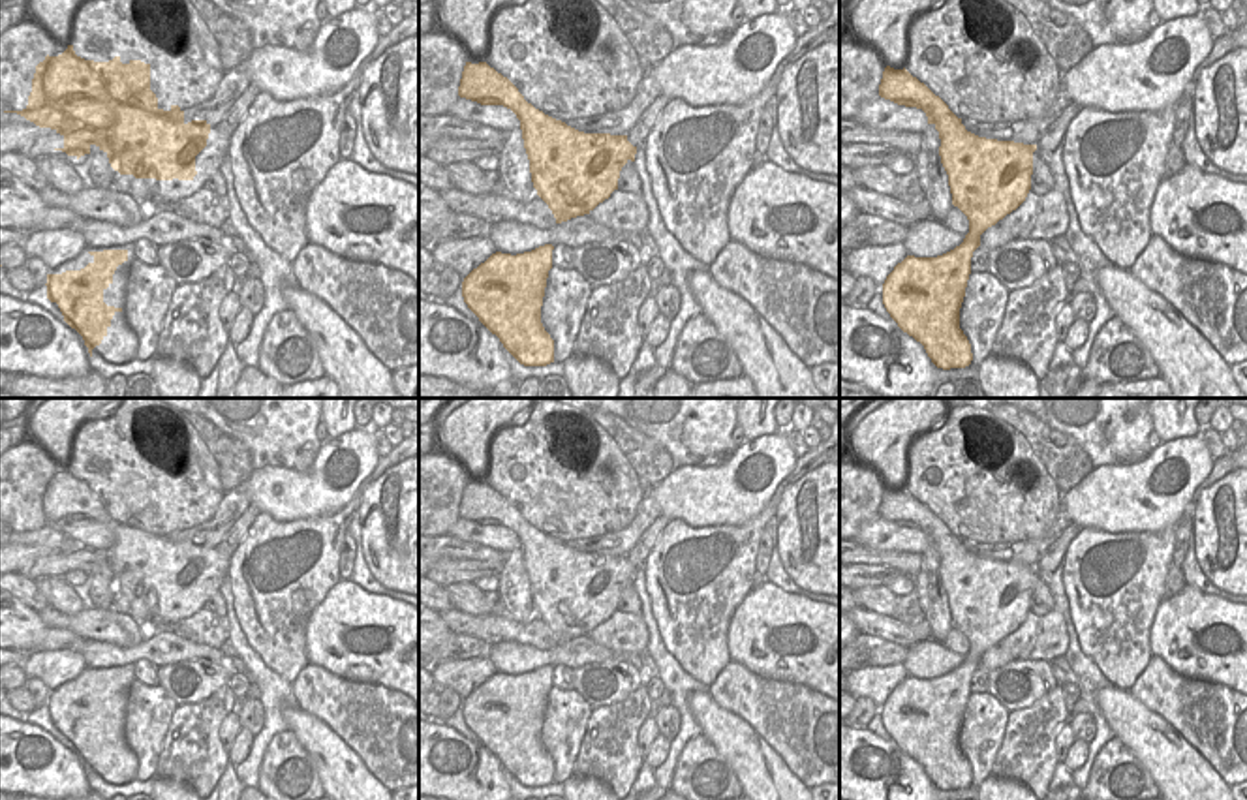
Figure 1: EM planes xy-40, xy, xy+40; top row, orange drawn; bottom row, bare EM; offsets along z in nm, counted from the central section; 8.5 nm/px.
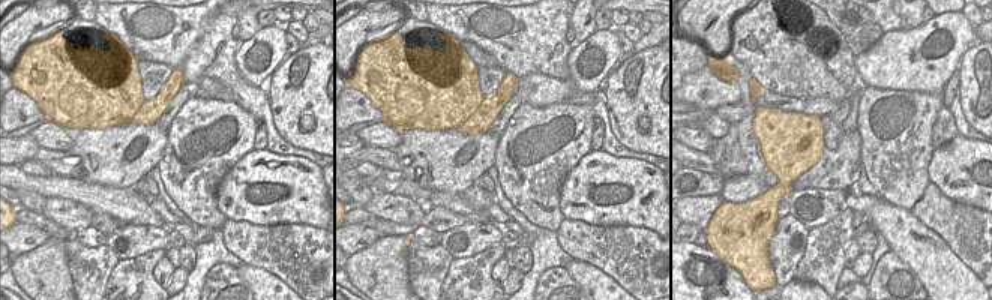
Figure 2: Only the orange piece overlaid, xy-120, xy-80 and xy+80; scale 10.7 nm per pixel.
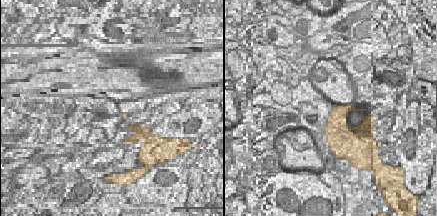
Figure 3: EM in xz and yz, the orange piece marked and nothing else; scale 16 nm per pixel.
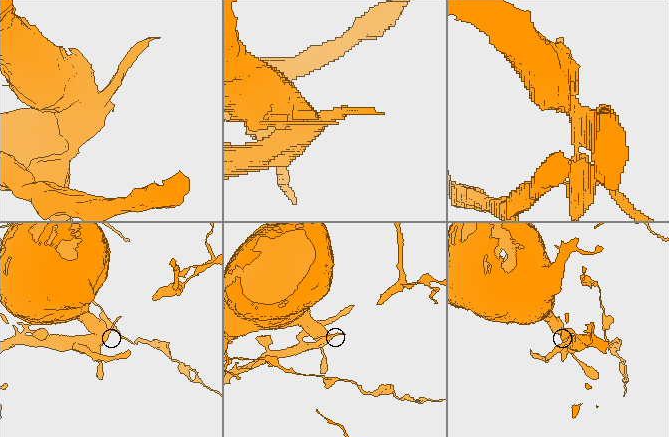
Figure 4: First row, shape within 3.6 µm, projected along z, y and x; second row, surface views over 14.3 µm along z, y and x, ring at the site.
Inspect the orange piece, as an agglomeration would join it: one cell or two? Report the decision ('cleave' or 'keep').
cleave

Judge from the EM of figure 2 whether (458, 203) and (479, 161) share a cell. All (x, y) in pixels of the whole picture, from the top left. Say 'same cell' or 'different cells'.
different cells

